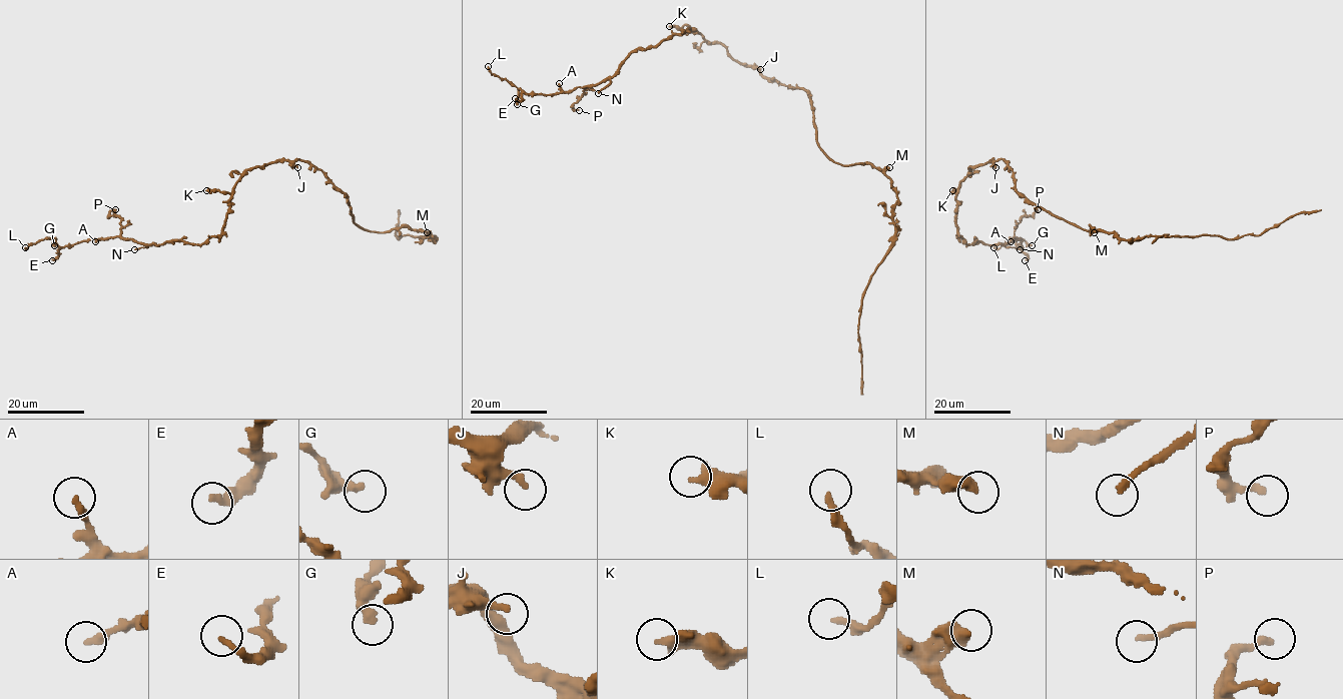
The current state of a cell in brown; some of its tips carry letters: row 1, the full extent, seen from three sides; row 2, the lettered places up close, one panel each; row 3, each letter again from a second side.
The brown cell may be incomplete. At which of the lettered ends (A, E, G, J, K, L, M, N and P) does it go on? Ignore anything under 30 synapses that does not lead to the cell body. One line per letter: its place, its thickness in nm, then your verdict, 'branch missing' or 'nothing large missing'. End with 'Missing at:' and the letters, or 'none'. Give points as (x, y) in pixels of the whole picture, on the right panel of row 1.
A: at (1011, 241); 280 nm thick; nothing large missing
E: at (1025, 260); 240 nm thick; nothing large missing
G: at (1032, 245); 360 nm thick; nothing large missing
J: at (995, 167); 240 nm thick; nothing large missing
K: at (952, 190); 400 nm thick; nothing large missing
L: at (993, 247); 220 nm thick; branch missing
M: at (1094, 232); 480 nm thick; nothing large missing
N: at (1020, 249); 220 nm thick; branch missing
P: at (1038, 209); 240 nm thick; nothing large missing
Missing at: L, N

